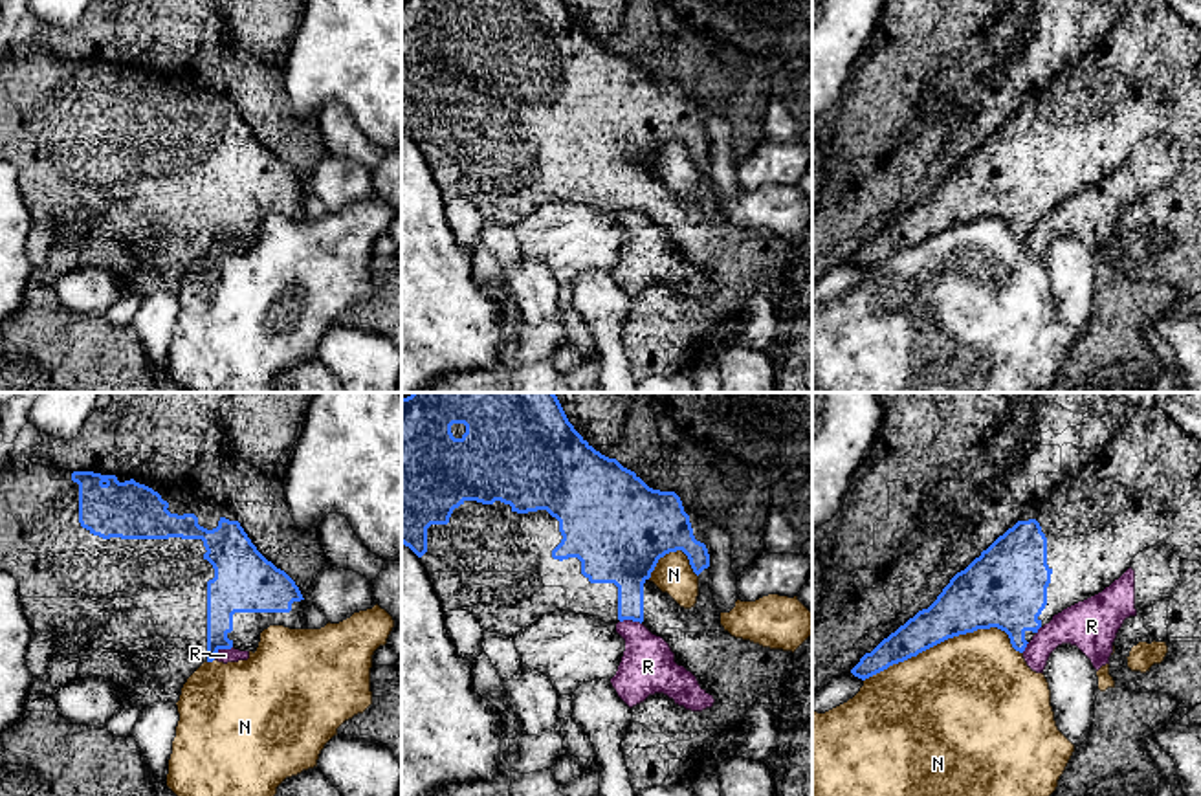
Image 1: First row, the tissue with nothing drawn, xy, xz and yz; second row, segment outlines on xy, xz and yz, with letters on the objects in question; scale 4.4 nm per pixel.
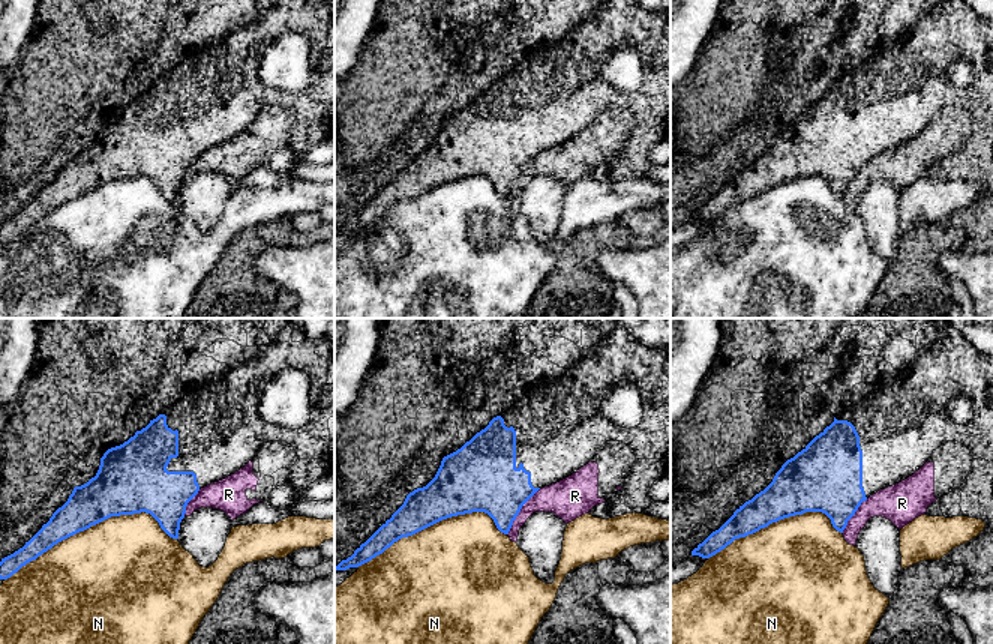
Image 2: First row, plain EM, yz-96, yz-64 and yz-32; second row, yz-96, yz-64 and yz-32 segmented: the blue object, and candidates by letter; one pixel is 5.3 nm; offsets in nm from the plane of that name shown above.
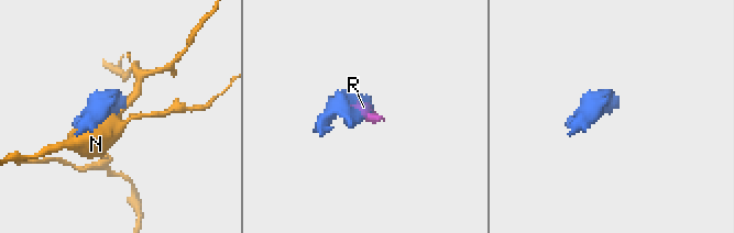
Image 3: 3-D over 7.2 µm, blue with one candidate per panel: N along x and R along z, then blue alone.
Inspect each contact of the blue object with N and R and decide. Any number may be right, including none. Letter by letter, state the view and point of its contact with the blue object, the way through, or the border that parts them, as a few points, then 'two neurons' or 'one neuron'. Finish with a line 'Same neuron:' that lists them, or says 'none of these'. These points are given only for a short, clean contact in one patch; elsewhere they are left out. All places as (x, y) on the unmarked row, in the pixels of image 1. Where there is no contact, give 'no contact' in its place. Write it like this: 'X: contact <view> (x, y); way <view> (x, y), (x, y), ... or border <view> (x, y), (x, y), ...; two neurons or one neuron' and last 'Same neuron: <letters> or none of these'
N: contact yz (945, 228); two neurons
R: contact xy (220, 237); border xy (231, 235), (222, 237), (213, 248); two neurons
Same neuron: none of these

